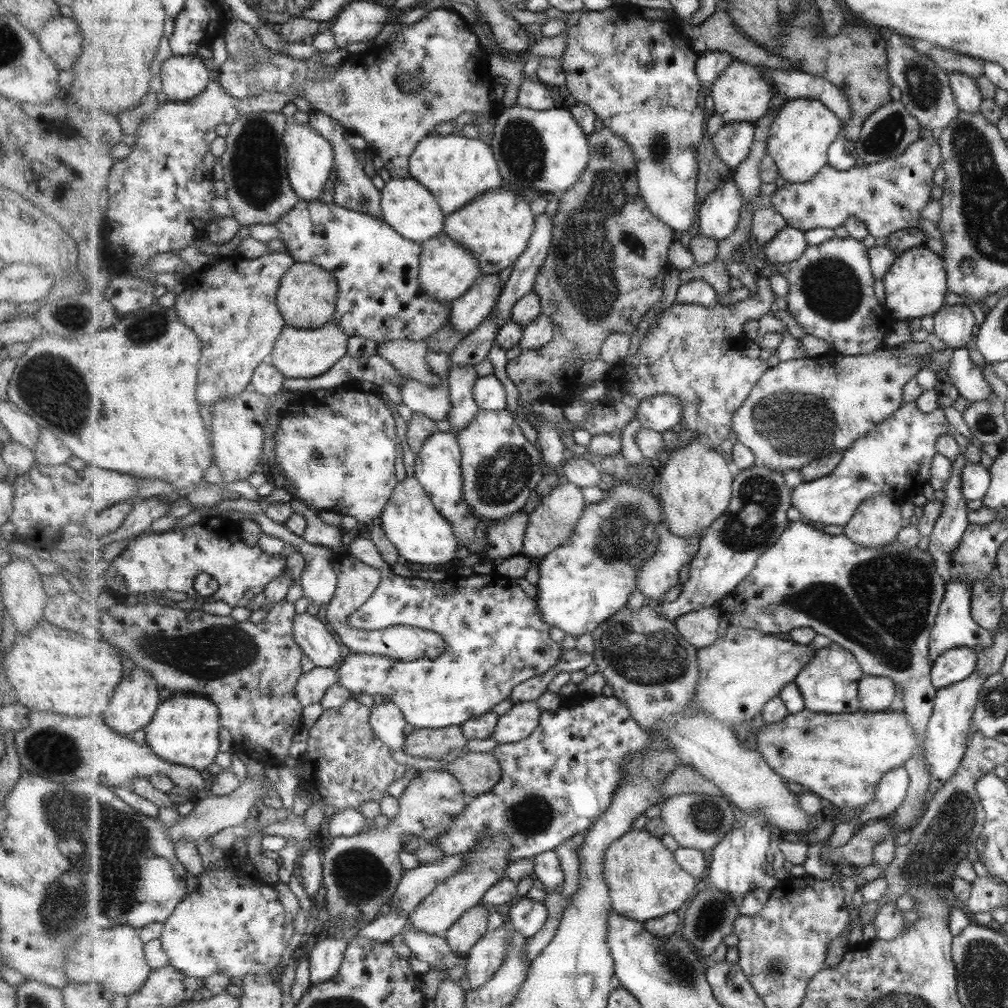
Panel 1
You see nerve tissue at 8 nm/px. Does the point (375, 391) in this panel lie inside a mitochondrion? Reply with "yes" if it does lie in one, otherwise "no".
no

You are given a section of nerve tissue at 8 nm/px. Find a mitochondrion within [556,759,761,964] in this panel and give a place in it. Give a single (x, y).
(711, 917)

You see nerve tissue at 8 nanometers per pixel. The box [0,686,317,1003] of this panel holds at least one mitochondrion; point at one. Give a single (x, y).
(84, 827)

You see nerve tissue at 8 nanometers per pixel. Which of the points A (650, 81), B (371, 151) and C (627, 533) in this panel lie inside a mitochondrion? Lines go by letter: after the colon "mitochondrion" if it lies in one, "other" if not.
A: other
B: other
C: mitochondrion

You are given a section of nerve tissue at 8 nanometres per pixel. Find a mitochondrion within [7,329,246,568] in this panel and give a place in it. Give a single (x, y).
(50, 384)

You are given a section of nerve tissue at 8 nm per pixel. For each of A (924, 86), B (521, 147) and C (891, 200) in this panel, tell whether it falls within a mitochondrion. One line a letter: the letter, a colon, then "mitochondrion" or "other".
A: mitochondrion
B: mitochondrion
C: other

